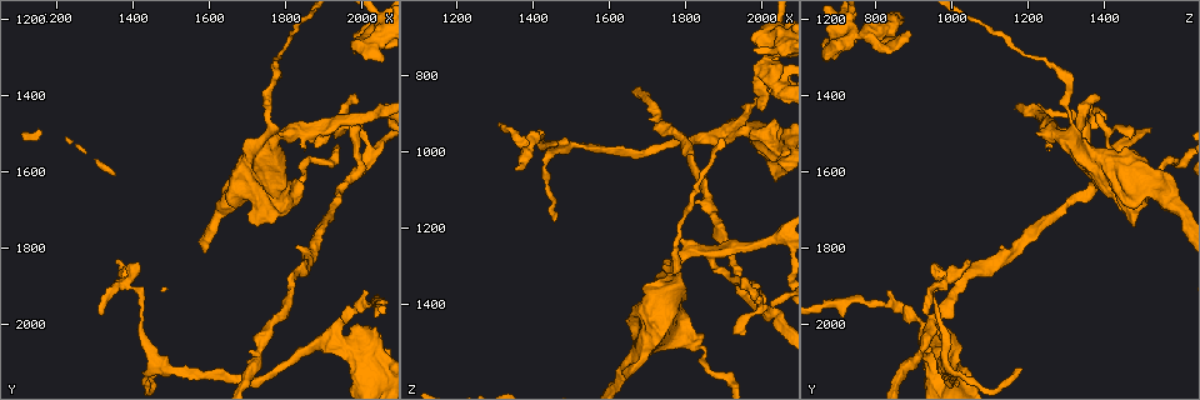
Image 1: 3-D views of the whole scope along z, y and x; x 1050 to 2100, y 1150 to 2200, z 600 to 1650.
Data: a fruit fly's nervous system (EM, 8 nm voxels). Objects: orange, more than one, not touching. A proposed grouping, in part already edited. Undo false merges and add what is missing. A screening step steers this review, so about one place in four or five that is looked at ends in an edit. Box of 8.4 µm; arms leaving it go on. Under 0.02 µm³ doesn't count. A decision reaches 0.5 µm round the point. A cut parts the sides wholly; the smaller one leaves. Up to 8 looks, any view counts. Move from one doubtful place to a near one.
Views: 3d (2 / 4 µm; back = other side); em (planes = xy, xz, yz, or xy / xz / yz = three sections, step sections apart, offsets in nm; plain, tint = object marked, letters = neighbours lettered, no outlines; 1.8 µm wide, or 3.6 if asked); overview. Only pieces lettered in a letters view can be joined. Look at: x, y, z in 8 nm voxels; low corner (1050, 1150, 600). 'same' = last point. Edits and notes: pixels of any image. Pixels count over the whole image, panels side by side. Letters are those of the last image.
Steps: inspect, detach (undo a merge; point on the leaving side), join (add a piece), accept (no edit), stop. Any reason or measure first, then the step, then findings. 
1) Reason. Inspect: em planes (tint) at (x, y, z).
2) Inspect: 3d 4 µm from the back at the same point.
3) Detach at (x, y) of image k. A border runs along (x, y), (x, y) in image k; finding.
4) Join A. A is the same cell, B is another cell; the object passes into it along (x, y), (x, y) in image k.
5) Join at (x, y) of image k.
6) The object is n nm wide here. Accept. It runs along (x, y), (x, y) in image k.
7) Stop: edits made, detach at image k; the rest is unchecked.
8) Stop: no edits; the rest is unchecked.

Side arm on a straight run. Inspect: em planes (letters) at (1865, 1505, 1270).

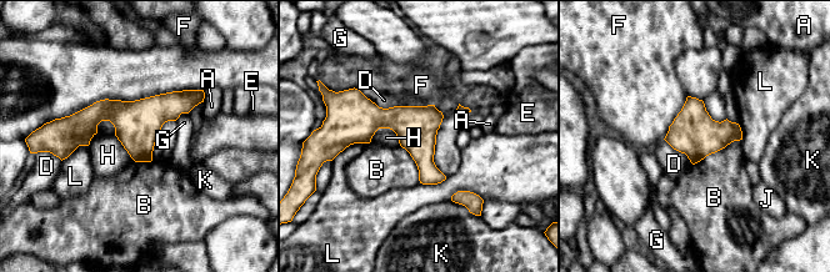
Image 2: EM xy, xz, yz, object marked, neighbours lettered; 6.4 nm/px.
The object is 280 nm wide here. Accept. A, B, D, E, F, G, H, J, K and L are other cells; a border runs along (741, 139), (731, 141), (693, 165) in image 2; all the same neuron.

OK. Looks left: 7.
Sharp bend. Inspect: 3d 2 µm from the back at (1940, 2000, 910).

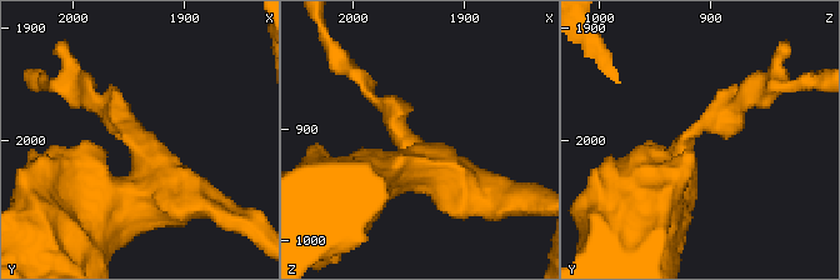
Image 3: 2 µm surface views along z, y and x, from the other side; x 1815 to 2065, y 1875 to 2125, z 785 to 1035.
3 arms meet here. Inspect: em xy step 8 (tint) at (1942, 1994, 918).

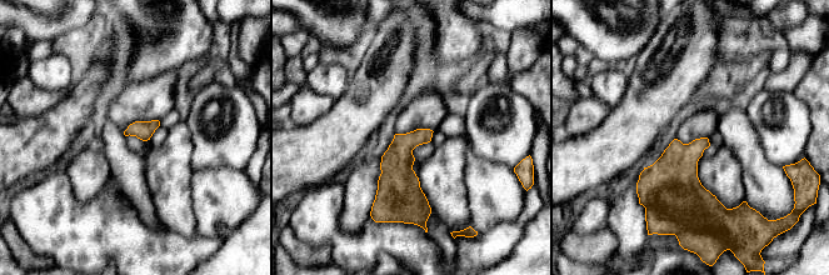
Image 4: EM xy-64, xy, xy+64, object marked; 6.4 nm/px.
Another direction. Inspect: em planes (letters) at the same point.

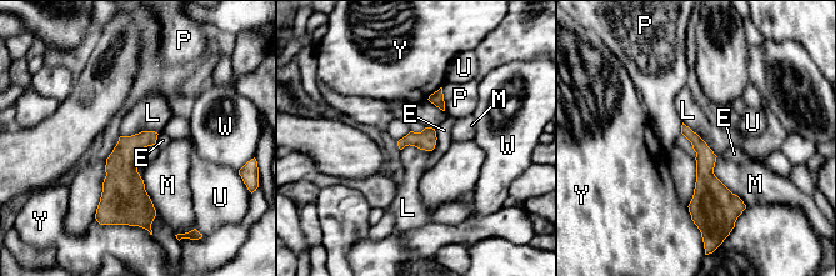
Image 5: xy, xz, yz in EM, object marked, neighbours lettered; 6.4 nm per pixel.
The longest contact is with M, 380 nm. Accept. E, L, M, P, U, W and Y are other cells; a border runs along (682, 121), (717, 156) in image 5; one neuron here.

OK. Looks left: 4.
Free end. Inspect: em yz step 8 (plain) at (2000, 1230, 895).

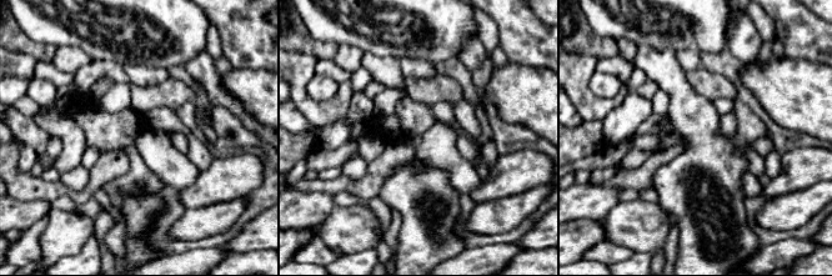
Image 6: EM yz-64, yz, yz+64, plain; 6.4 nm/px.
What lies round it. Inspect: em yz step 8 (letters) at the same point.

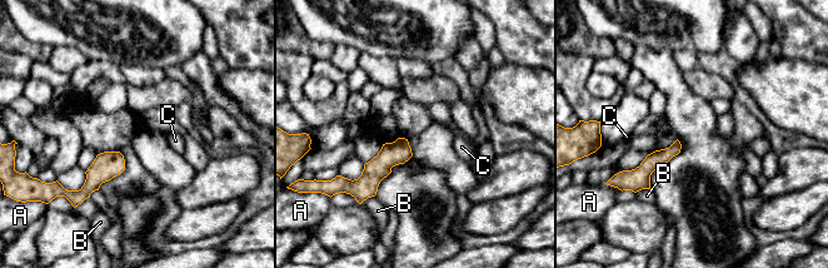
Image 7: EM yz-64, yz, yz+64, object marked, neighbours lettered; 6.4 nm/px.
Accept. A, B and C are other cells; no lettered piece goes on from it.

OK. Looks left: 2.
Stop: no edits; the rest is unchecked.

